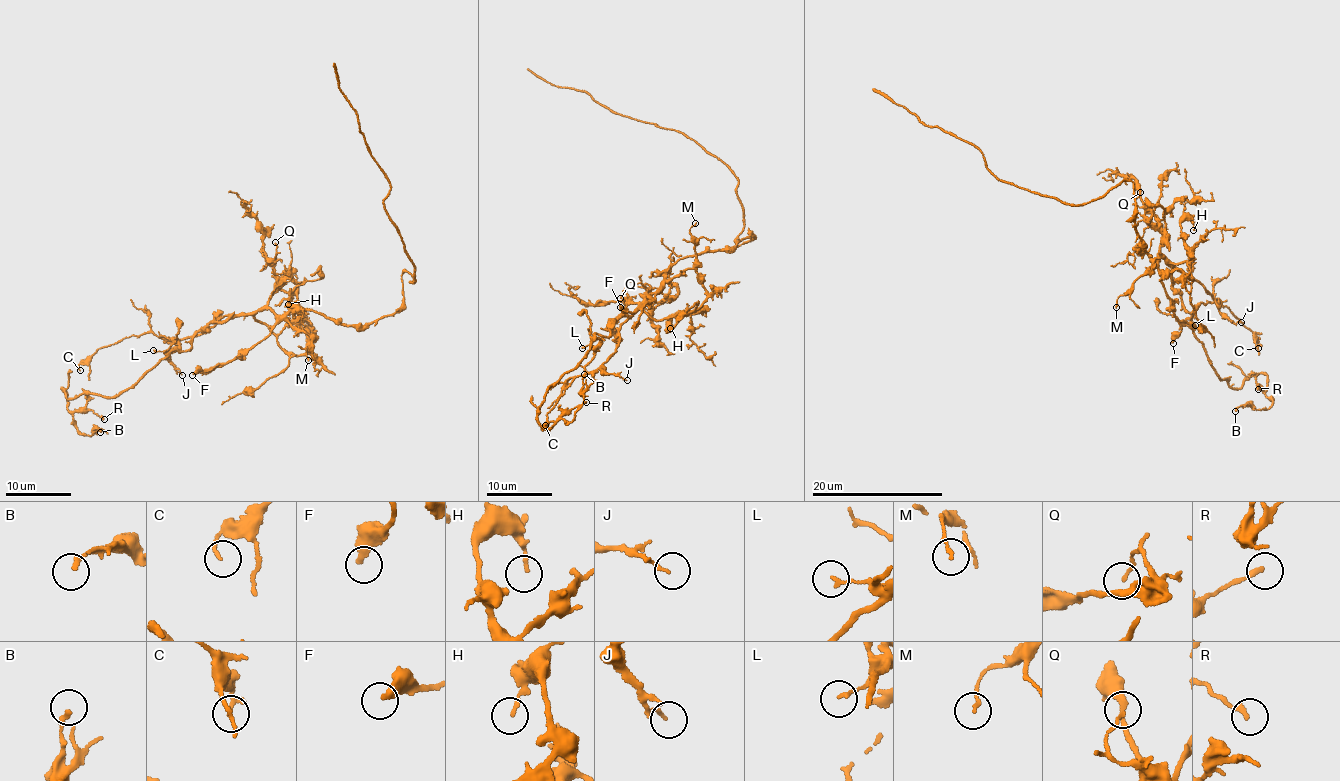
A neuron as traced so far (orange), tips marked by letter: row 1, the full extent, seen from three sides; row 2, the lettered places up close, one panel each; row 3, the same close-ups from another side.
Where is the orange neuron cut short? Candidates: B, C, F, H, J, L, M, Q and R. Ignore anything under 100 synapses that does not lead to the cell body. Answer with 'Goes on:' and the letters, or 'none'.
Goes on: none

